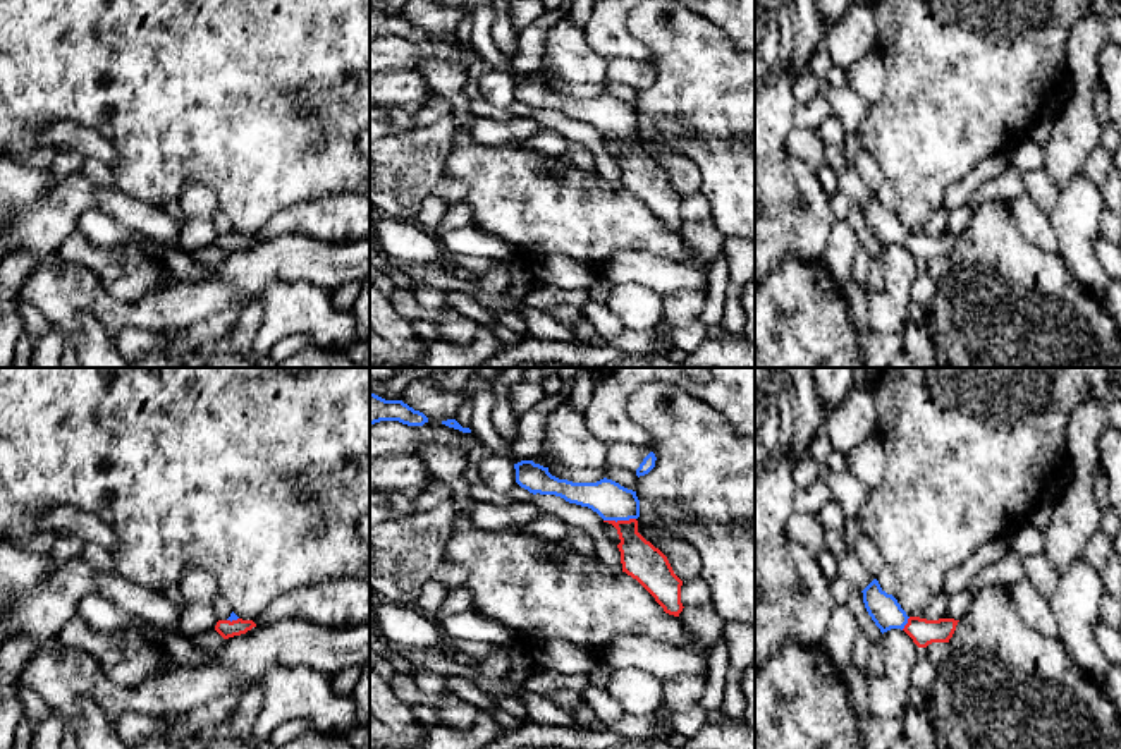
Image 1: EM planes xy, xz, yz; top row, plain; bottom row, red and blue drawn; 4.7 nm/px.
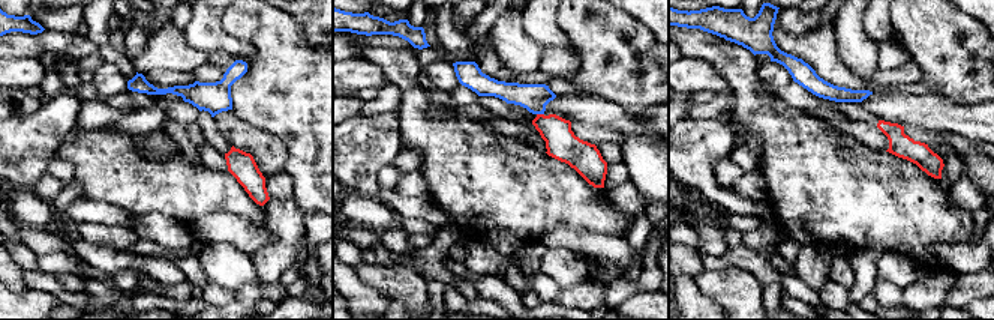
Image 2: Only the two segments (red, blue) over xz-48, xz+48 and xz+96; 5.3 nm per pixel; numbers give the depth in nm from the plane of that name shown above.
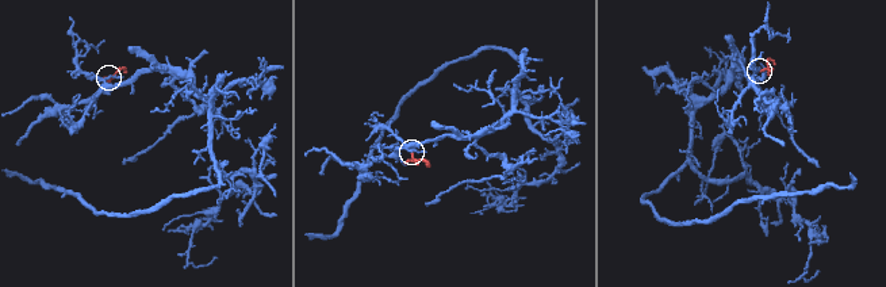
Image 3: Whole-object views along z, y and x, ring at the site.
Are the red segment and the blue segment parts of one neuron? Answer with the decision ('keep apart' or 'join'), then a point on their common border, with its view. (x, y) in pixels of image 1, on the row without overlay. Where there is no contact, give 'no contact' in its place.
join | xz (619, 136)

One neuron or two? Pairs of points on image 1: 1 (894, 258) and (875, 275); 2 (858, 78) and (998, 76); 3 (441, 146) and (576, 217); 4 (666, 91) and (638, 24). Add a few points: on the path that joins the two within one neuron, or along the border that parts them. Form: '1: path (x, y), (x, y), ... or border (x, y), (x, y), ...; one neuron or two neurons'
1: border (881, 256), (882, 289), (869, 291); two neurons
2: border (875, 50), (886, 74), (886, 91), (872, 105); two neurons
3: border (451, 114), (454, 140), (442, 176); two neurons
4: path (666, 74), (666, 52), (655, 42); one neuron

